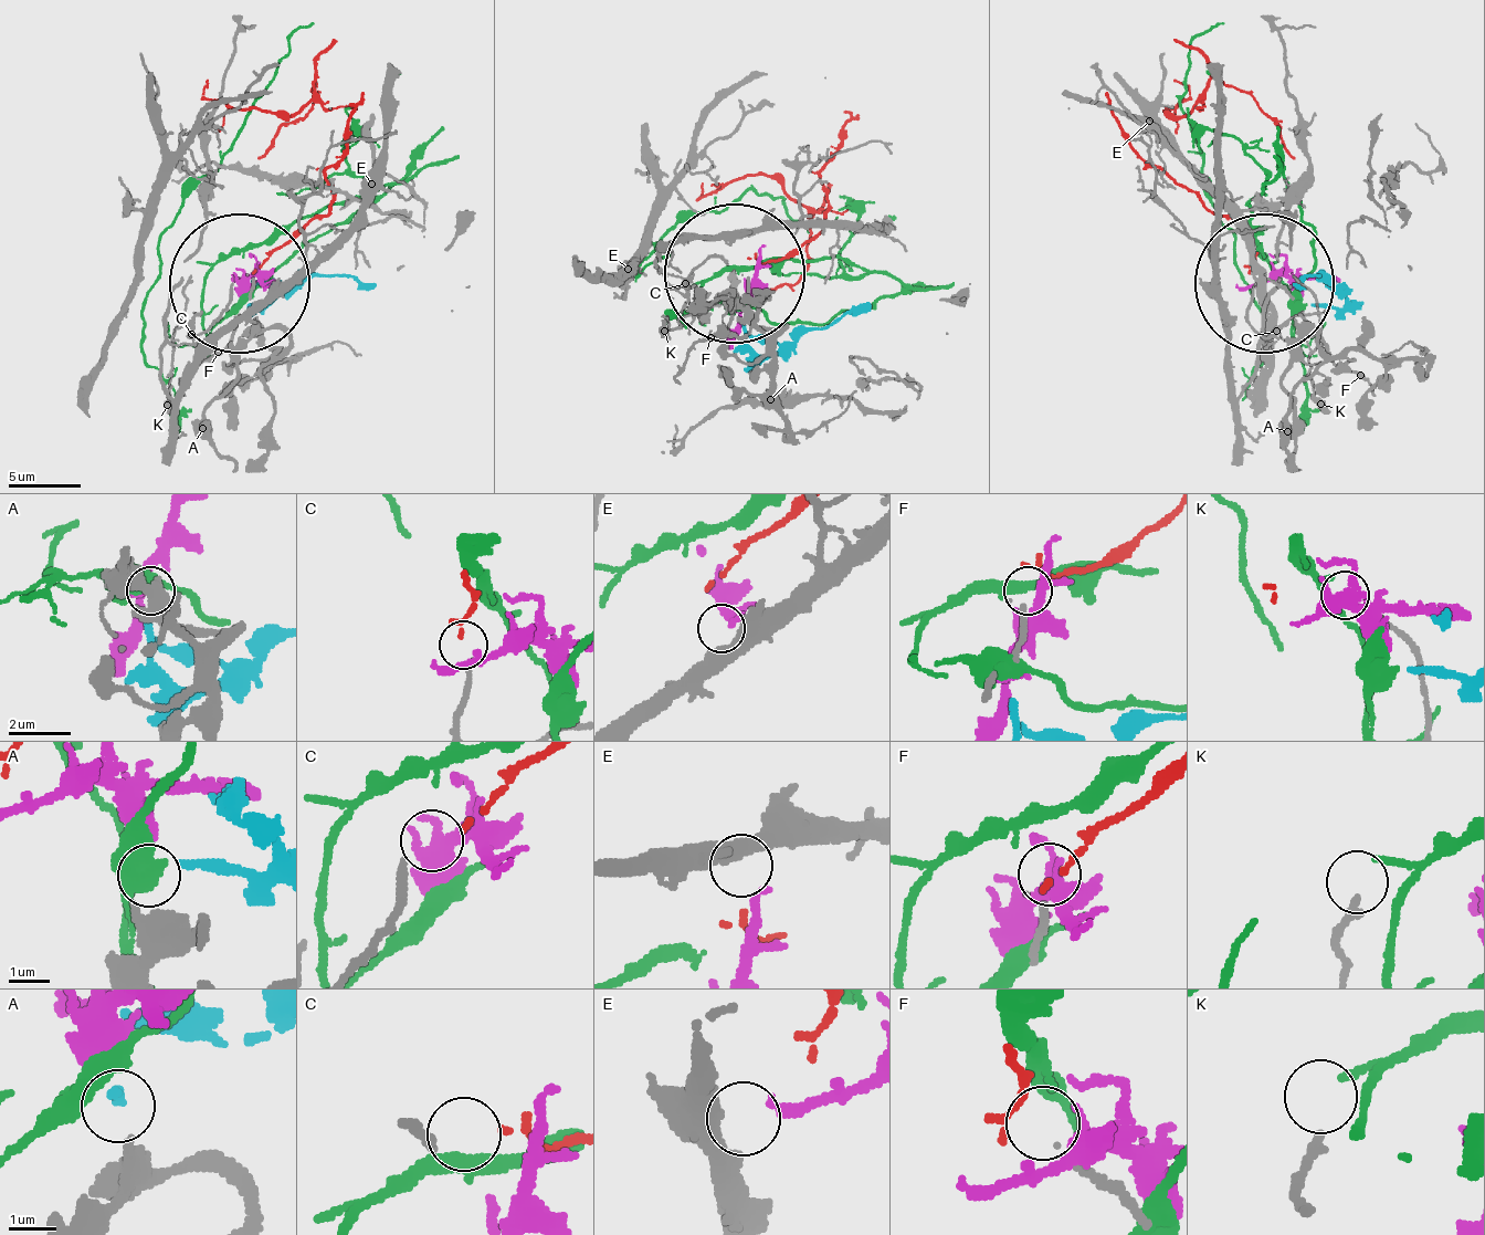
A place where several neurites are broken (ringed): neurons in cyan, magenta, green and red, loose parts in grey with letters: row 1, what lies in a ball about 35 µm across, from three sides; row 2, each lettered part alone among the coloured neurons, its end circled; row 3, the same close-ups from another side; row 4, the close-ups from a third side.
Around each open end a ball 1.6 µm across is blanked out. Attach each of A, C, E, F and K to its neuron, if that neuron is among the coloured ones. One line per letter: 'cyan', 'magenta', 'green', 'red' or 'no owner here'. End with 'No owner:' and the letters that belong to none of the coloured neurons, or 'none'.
A: cyan
C: red
E: magenta
F: no owner here
K: no owner here
No owner: F, K

